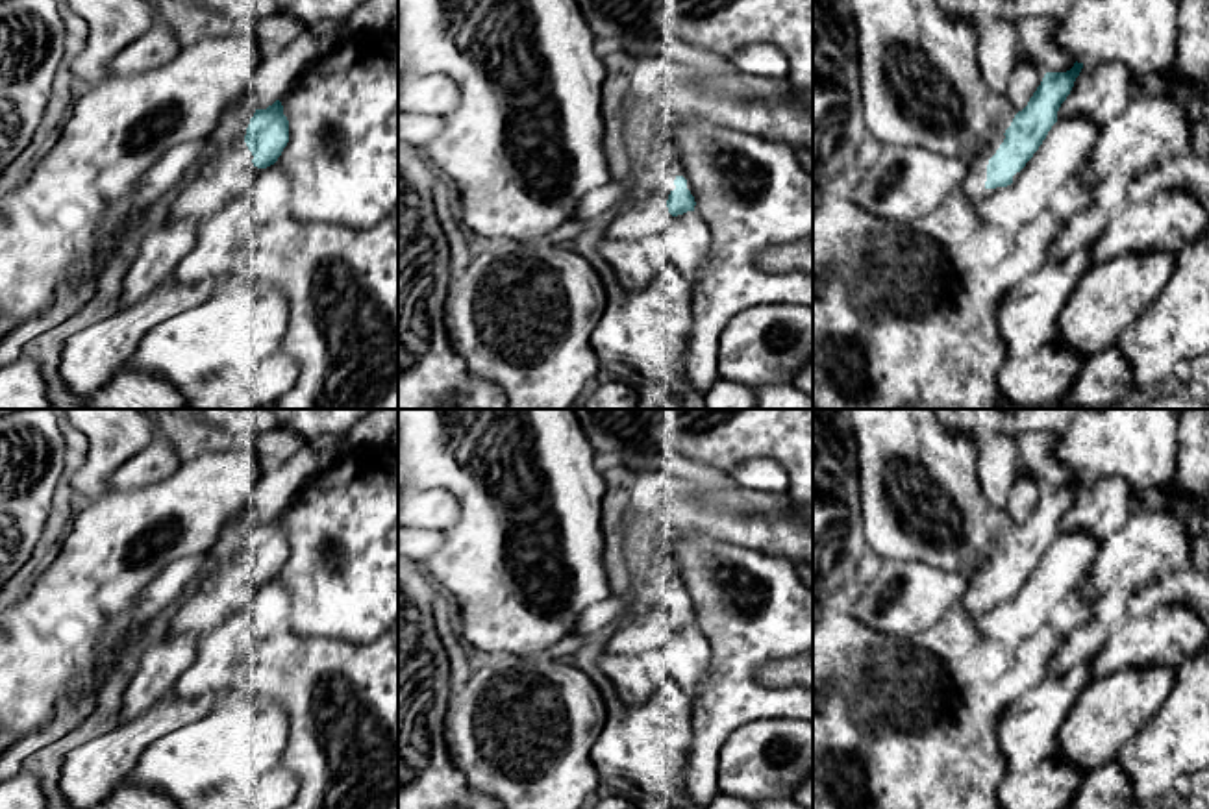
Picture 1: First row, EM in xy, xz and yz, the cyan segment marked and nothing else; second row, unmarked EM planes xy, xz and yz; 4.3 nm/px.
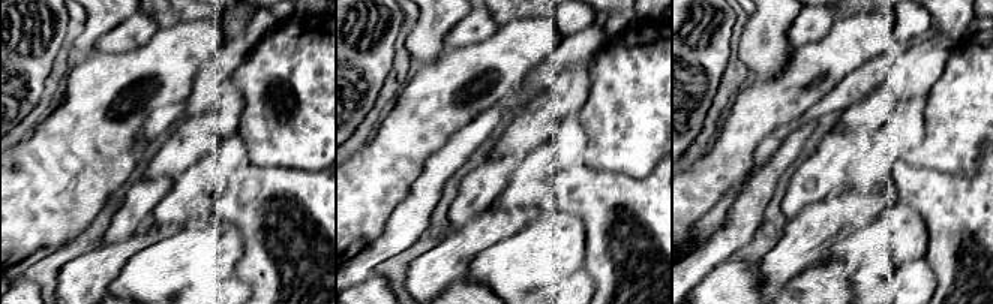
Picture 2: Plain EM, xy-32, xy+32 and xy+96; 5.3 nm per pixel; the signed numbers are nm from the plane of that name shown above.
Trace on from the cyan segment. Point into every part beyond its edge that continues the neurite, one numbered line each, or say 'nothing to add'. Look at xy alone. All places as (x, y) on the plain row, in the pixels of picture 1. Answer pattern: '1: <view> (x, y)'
1: xy (219, 593)

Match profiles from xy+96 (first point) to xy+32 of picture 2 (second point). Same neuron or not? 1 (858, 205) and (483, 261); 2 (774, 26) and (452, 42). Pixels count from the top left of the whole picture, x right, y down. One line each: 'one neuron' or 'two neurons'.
1: two neurons
2: two neurons

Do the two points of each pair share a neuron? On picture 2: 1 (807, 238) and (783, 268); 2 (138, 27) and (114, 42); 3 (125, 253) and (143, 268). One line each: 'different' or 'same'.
1: same
2: same
3: different

